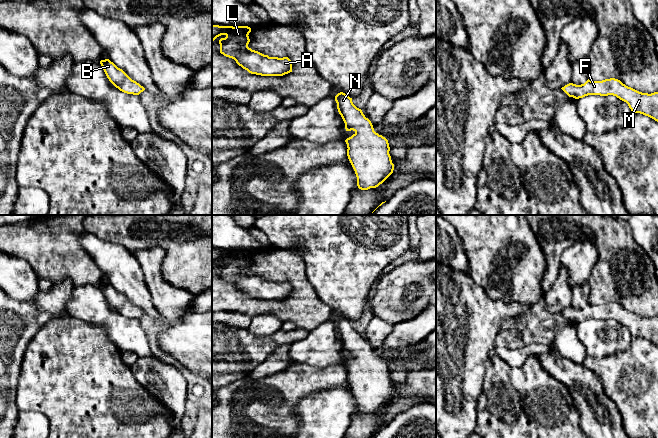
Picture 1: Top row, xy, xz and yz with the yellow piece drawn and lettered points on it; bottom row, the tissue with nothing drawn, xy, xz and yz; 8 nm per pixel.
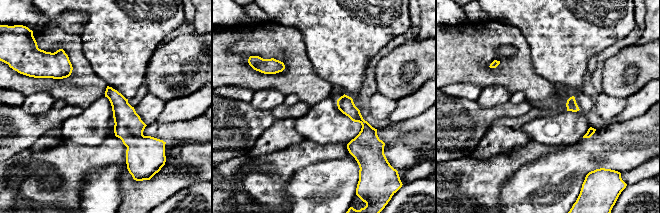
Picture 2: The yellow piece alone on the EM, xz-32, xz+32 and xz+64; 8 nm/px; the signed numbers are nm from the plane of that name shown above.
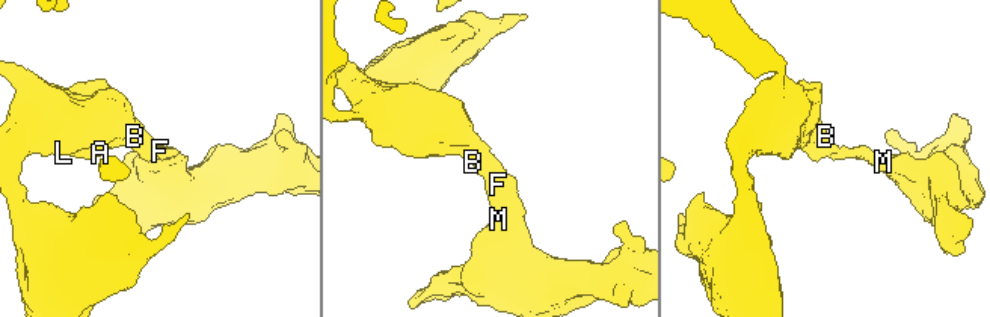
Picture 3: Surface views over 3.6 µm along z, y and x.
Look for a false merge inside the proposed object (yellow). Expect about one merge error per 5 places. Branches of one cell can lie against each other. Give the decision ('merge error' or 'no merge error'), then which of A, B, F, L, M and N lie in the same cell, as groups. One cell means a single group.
no merge error; A B F L M N

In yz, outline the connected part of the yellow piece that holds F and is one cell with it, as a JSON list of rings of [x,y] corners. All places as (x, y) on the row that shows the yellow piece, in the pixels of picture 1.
[[[615,78],[602,81],[587,80],[584,84],[569,83],[561,88],[569,97],[575,99],[588,95],[613,95],[626,102],[633,113],[640,113],[658,122],[658,92],[651,94],[639,92],[626,86]]]

